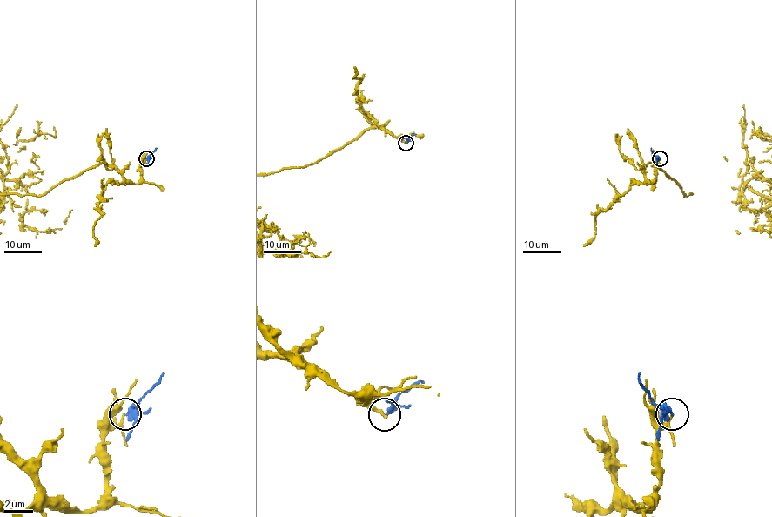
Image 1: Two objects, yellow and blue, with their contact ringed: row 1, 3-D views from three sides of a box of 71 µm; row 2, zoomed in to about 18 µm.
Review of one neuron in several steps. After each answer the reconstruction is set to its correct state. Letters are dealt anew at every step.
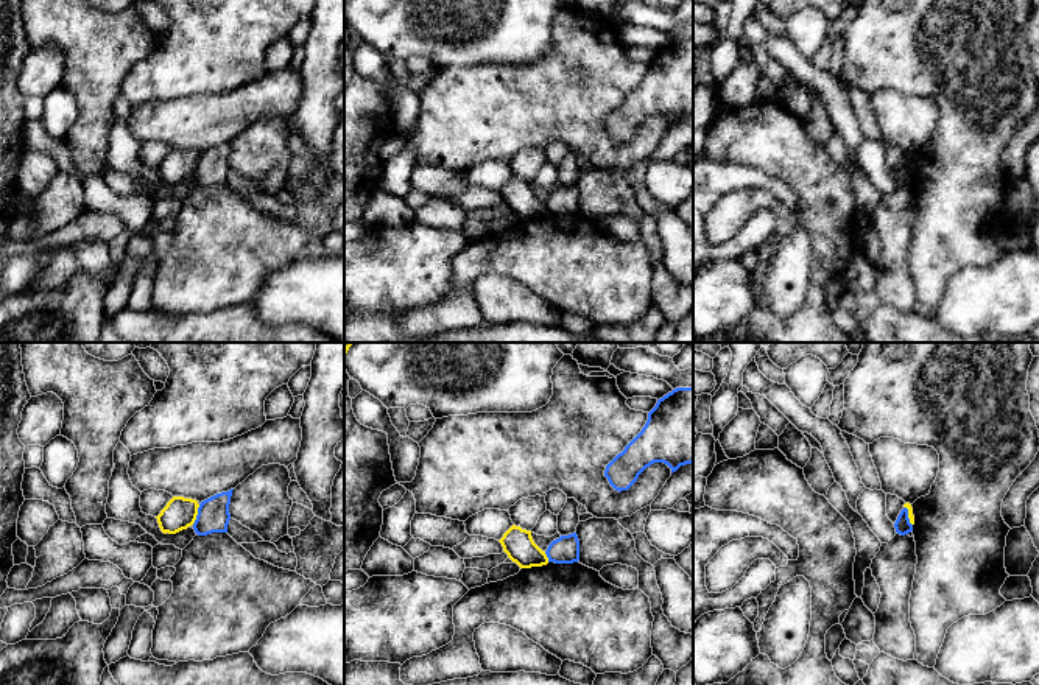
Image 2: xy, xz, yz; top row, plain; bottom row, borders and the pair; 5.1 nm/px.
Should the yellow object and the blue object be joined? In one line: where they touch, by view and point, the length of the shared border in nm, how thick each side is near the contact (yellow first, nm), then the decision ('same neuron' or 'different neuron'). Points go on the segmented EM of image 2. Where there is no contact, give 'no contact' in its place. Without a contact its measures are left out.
contact xy (197, 514); length 110 nm; calibres 160 and 160 nm; different neuron

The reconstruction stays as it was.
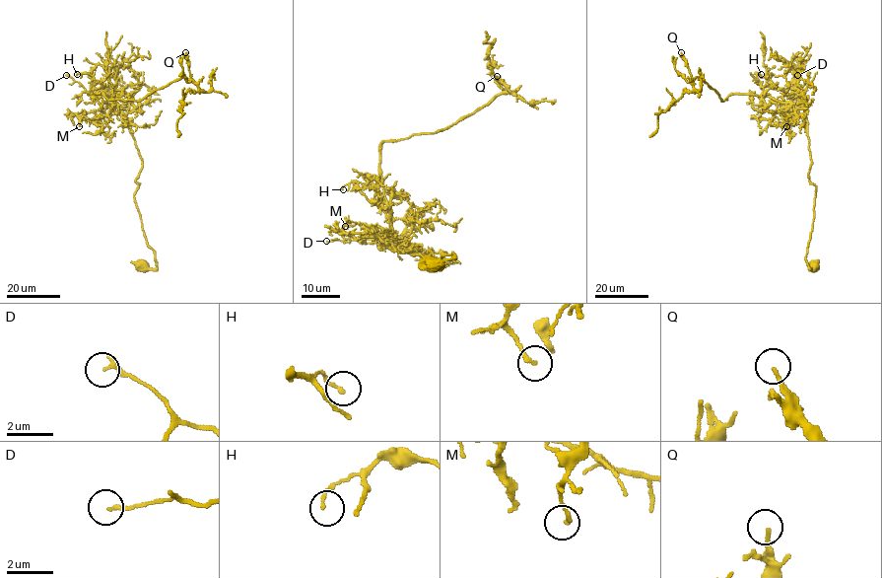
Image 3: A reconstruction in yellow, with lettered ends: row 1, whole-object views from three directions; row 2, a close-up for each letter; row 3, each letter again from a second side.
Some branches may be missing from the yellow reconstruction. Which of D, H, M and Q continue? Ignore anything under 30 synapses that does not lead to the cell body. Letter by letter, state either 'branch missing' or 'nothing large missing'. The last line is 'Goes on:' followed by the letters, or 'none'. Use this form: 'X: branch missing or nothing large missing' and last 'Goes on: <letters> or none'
D: nothing large missing
H: nothing large missing
M: nothing large missing
Q: nothing large missing
Goes on: none

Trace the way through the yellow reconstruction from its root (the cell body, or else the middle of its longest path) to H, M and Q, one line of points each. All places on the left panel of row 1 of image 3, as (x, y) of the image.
H: (141, 266), (156, 267), (134, 196), (142, 159), (113, 104), (114, 89), (87, 73), (77, 74)
M: (141, 266), (154, 269), (156, 263), (134, 196), (142, 167), (135, 139), (119, 111), (88, 112), (79, 126)
Q: (141, 266), (156, 267), (134, 196), (142, 159), (122, 113), (103, 94), (139, 101), (189, 79), (185, 52)

